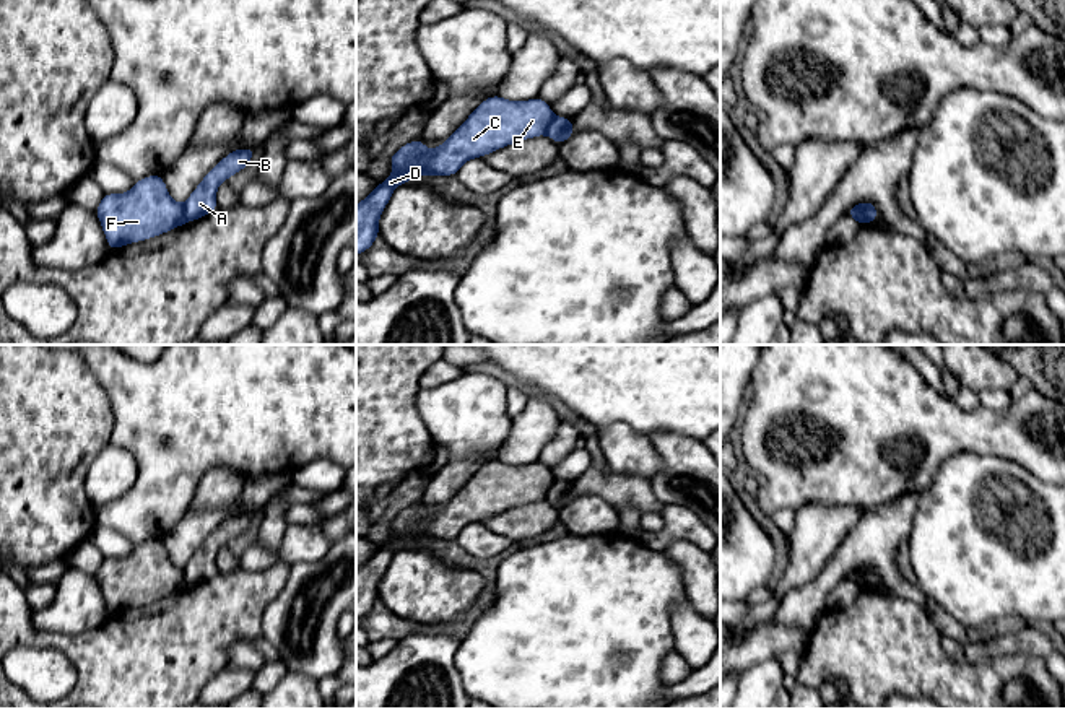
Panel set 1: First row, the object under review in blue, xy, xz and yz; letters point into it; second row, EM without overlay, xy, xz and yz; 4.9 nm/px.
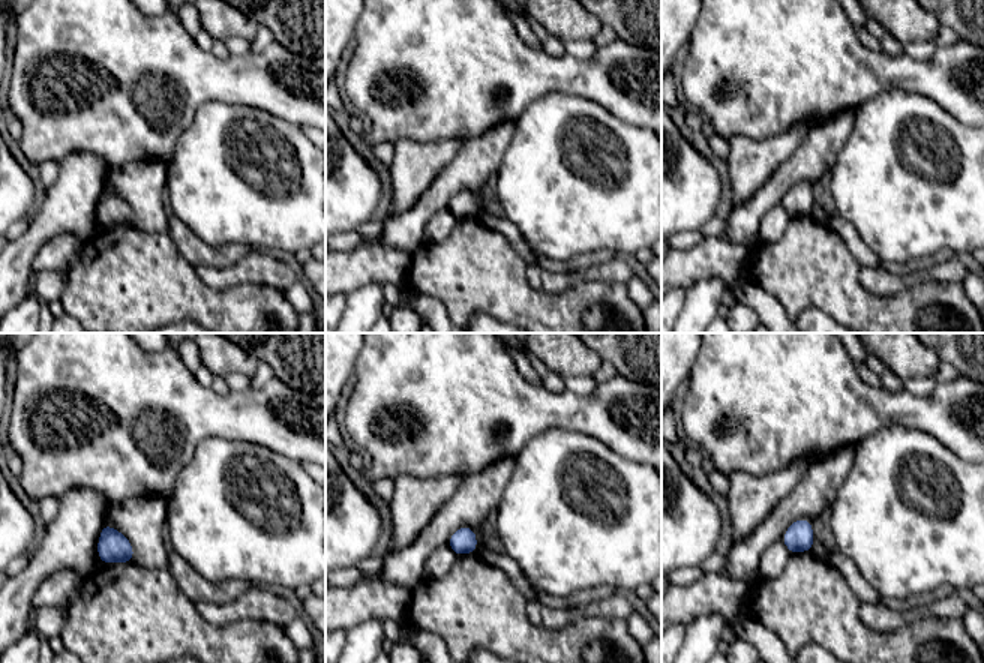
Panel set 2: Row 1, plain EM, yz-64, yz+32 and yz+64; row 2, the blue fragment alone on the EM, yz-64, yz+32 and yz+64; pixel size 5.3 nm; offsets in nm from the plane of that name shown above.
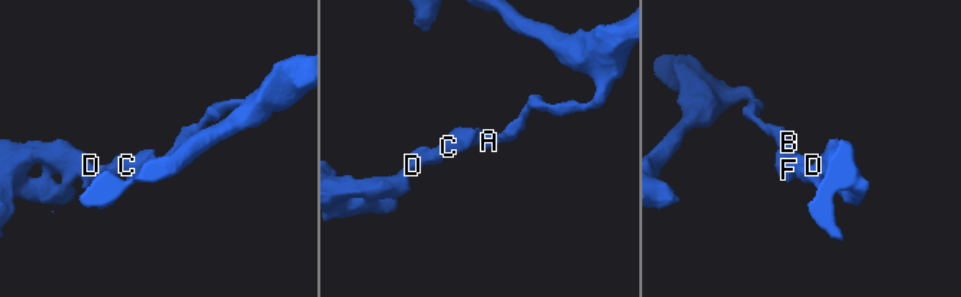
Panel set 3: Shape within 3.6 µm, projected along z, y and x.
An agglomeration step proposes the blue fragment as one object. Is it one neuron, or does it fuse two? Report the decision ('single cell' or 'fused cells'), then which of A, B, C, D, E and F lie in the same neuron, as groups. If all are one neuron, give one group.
fused cells | A B / C D E F

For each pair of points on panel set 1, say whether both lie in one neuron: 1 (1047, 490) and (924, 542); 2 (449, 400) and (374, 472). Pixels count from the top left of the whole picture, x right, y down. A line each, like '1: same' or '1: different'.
1: same
2: different

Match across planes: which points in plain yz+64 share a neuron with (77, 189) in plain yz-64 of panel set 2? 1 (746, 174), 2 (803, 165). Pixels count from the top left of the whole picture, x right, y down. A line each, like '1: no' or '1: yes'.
1: yes
2: no

